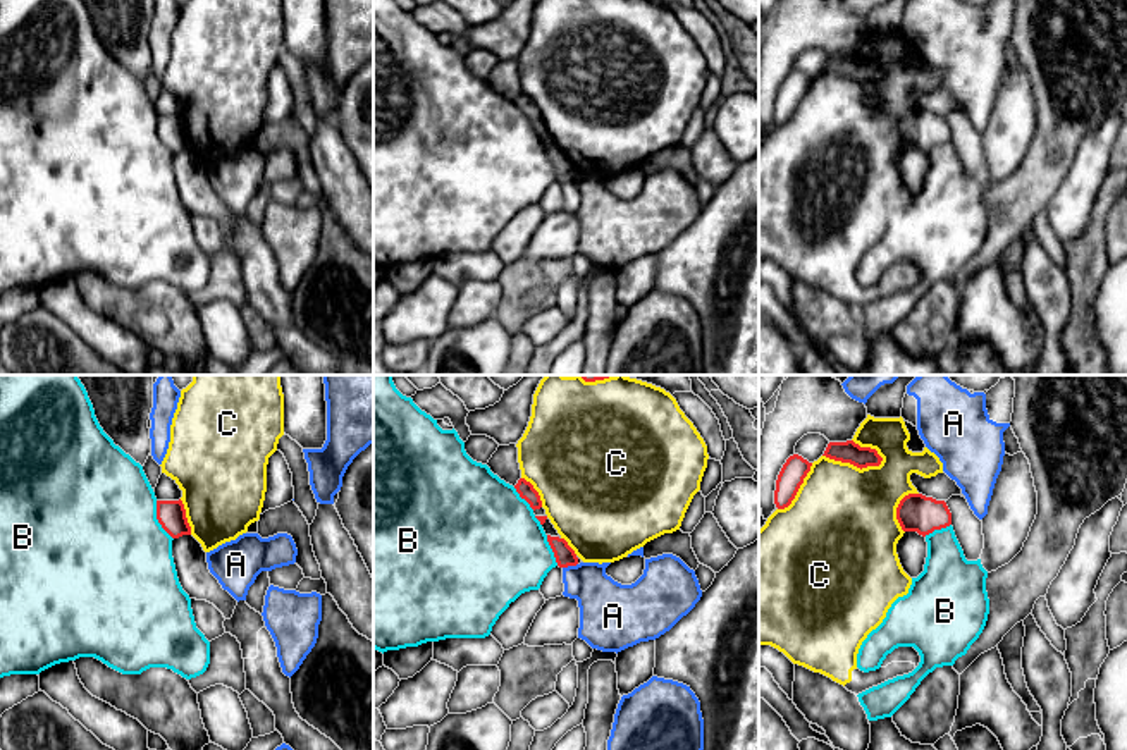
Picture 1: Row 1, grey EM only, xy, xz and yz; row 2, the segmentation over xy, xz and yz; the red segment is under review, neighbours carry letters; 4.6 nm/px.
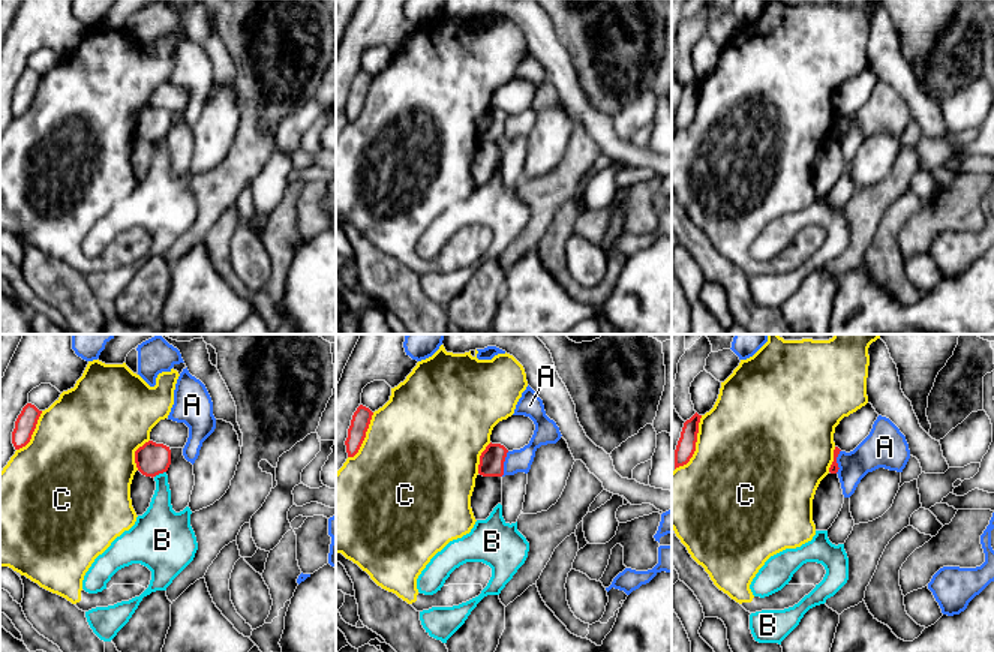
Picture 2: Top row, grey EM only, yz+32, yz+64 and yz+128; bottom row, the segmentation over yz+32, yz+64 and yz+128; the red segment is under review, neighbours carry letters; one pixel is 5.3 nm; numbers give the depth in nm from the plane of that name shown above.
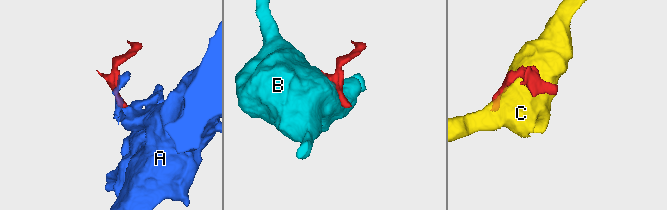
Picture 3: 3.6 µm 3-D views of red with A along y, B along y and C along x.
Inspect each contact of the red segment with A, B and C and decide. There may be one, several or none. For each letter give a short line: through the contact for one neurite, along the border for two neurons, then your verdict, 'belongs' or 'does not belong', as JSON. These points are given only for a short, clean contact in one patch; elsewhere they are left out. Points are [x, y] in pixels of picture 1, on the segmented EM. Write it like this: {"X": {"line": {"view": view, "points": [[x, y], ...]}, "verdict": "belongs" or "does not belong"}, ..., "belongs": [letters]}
{"A": {"line": {"view": "xz", "points": [[577, 563], [563, 568]]}, "verdict": "does not belong"}, "B": {"verdict": "does not belong"}, "C": {"verdict": "does not belong"}, "belongs": []}

